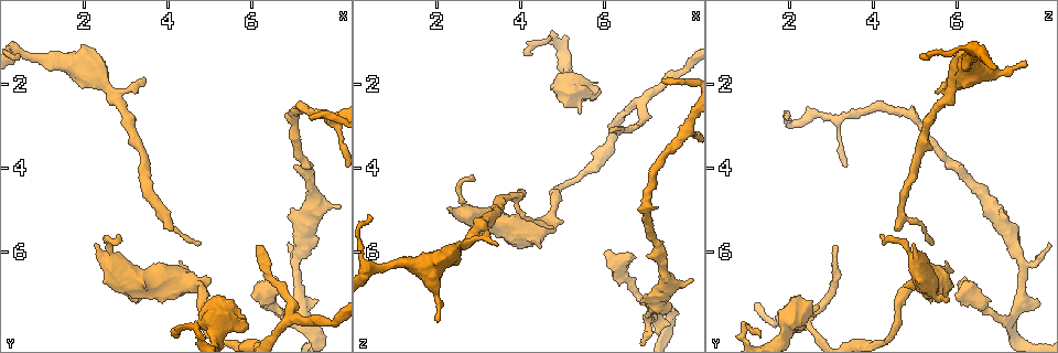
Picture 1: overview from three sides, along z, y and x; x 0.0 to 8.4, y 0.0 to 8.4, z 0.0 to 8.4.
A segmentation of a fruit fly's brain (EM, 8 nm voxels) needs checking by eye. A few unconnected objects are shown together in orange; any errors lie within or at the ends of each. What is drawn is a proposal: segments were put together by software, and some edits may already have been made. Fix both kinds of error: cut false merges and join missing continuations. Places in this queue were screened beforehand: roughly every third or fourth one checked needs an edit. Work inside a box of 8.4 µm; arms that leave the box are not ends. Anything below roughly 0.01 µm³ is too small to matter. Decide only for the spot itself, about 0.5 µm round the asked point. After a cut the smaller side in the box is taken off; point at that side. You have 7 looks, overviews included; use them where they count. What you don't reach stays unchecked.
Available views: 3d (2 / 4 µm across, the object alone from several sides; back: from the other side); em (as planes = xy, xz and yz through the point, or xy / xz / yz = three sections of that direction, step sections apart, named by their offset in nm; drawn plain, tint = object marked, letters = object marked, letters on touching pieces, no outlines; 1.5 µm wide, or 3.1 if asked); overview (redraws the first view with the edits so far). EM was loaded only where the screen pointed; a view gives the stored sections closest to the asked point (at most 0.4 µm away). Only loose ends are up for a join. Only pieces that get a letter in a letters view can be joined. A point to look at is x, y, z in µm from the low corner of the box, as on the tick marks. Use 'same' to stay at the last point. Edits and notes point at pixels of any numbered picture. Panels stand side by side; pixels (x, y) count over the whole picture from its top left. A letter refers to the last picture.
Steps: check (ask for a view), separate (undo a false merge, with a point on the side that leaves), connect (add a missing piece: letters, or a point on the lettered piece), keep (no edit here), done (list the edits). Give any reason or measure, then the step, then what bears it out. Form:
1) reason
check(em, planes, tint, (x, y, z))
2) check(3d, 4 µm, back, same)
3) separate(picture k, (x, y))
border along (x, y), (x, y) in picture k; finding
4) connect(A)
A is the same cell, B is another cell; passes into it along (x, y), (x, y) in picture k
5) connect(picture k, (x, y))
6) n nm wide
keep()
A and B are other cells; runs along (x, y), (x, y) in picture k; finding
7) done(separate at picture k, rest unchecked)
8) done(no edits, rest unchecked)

thick end
check(3d, 4 µm, (5.85, 7.80, 2.15))

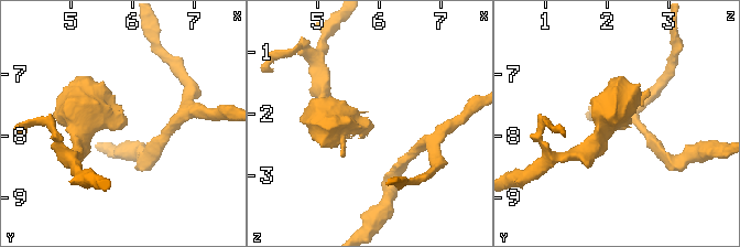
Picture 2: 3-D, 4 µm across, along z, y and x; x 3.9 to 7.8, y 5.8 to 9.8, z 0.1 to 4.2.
need the tissue
check(em, planes, letters, (5.85, 7.75, 2.10))

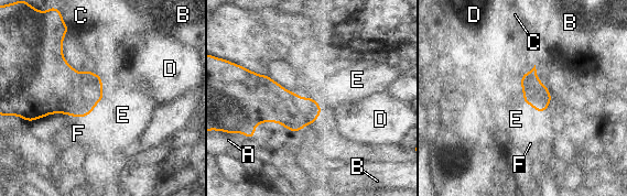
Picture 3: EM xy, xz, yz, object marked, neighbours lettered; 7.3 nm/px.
keep()
A, B, C, D, E and F are other cells; border along (103, 86), (103, 98), (88, 115) in picture 3; no lettered piece goes on from it

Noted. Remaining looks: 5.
check(em, planes, letters, (3.35, 7.15, 5.85))

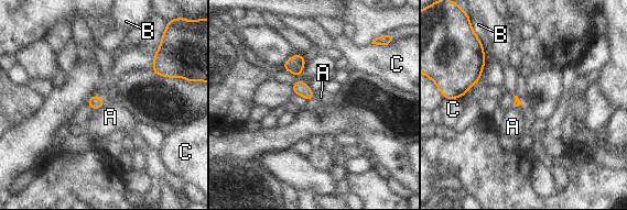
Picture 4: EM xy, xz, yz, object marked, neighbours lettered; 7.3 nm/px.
keep()
A, B and C are other cells; no lettered piece goes on from it

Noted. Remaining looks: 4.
branch point
check(em, planes, letters, (7.00, 6.30, 7.55))

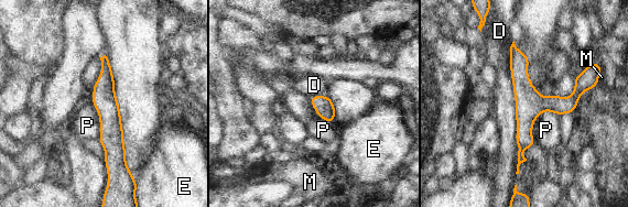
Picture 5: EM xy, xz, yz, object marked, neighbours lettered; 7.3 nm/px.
keep()
D, E, M and P are other cells; runs along (104, 60), (115, 169) in picture 5; continuous, no second neuron

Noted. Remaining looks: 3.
done(no edits, rest unchecked)

